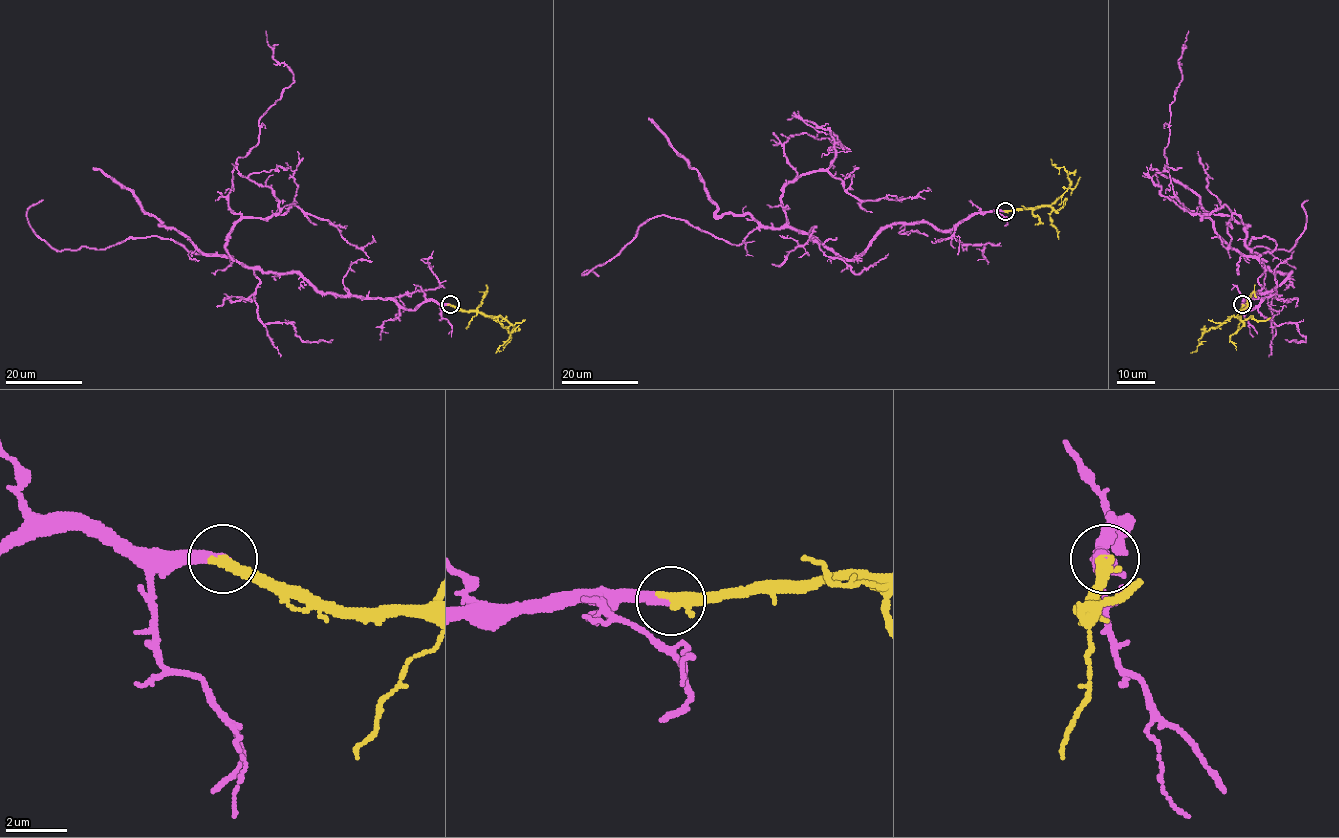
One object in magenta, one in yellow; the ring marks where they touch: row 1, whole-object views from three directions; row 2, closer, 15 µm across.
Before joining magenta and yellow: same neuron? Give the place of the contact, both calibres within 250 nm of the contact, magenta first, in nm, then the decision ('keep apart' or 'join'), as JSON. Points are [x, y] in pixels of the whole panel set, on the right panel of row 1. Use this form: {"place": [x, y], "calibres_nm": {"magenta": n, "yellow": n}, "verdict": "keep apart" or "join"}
{"place": [1242, 304], "calibres_nm": {"magenta": 240, "yellow": 360}, "verdict": "join"}

